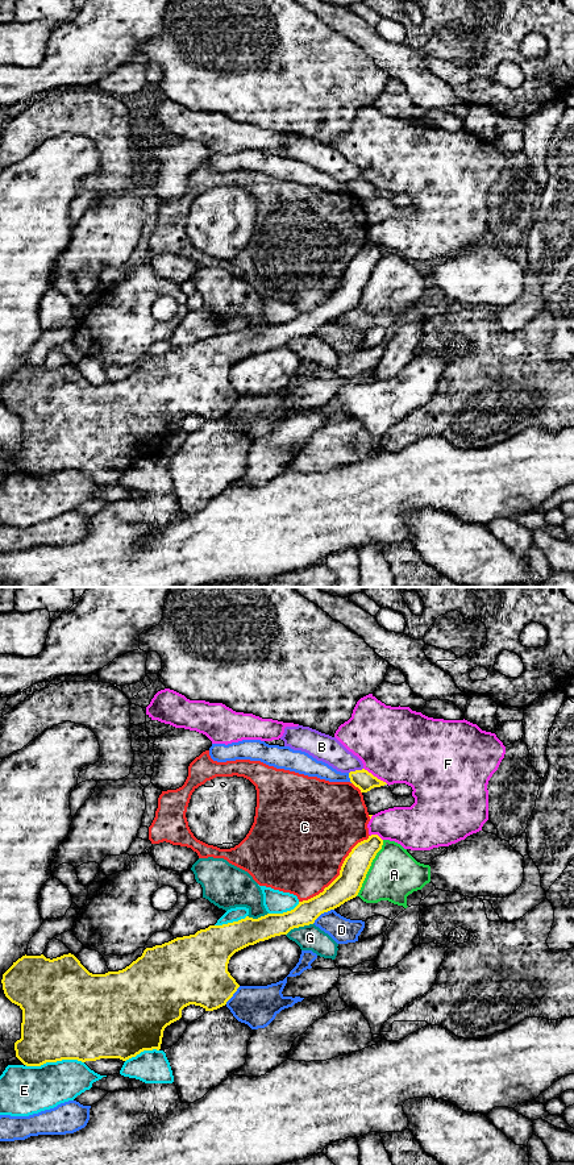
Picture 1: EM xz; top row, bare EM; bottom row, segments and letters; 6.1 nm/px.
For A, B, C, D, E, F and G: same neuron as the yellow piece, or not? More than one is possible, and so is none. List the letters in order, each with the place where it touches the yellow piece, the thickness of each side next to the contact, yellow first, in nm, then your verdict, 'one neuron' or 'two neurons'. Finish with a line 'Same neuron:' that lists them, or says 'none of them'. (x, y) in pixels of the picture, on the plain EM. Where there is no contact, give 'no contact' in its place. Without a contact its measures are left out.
A: meets yellow in xz at (369, 278); 160 nm thick on the yellow side, 300 nm on the other; two neurons
B: meets yellow in xz at (356, 181); 120 nm thick on the yellow side, 160 nm on the other; two neurons
C: meets yellow in xz at (340, 283); 160 nm thick on the yellow side, 480 nm on the other; two neurons
D: meets yellow in xz at (323, 323); 160 nm thick on the yellow side, 160 nm on the other; two neurons
E: meets yellow in xz at (54, 471); 460 nm thick on the yellow side, 300 nm on the other; two neurons
F: meets yellow in xz at (375, 187); 120 nm thick on the yellow side, 460 nm on the other; two neurons
G: meets yellow in xz at (299, 336); 150 nm thick on the yellow side, 160 nm on the other; two neurons
Same neuron: none of them

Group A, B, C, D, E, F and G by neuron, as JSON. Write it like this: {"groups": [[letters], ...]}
{"groups": [["A"], ["B"], ["C"], ["D"], ["E"], ["F"], ["G"]]}

